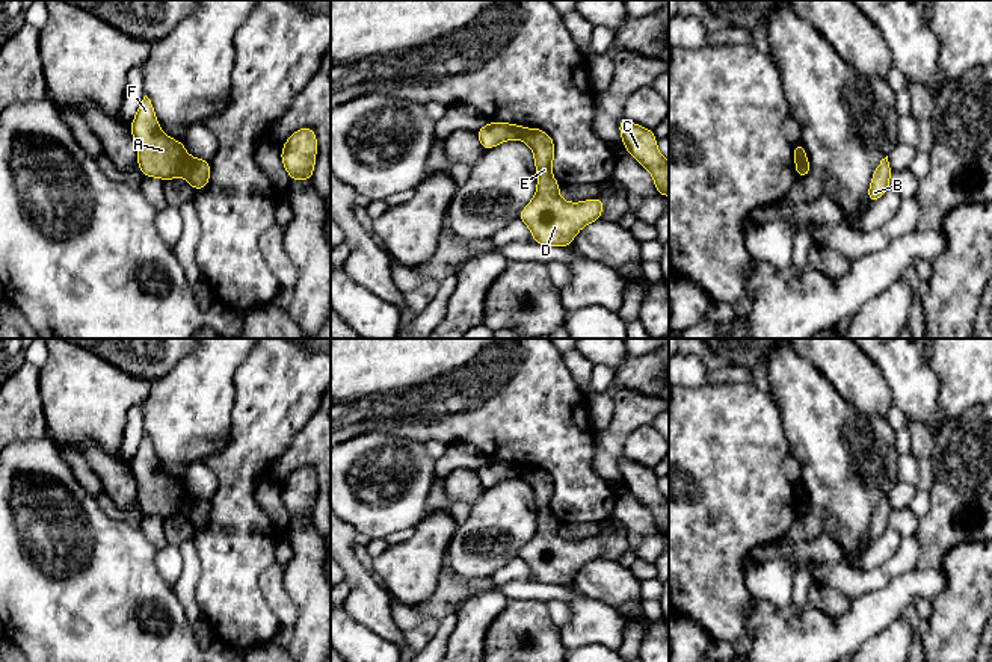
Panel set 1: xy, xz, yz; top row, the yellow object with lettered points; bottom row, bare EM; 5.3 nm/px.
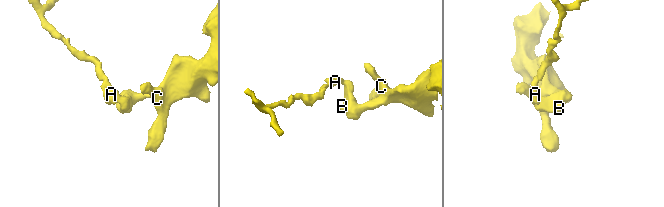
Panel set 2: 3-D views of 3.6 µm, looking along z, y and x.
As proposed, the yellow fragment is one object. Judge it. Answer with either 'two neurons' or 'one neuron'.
two neurons

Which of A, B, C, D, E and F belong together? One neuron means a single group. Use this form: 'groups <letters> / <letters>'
groups A F / B C D E

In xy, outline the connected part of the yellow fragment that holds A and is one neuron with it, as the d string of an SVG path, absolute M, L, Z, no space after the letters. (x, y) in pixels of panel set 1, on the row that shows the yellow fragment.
M145 95L130 127L137 147L137 163L145 177L163 181L180 175L187 151L184 144L166 136L156 118L152 103Z

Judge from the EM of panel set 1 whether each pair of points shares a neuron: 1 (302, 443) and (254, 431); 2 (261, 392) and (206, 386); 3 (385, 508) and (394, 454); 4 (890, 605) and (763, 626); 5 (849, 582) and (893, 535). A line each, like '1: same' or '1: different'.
1: different
2: different
3: same
4: same
5: different

